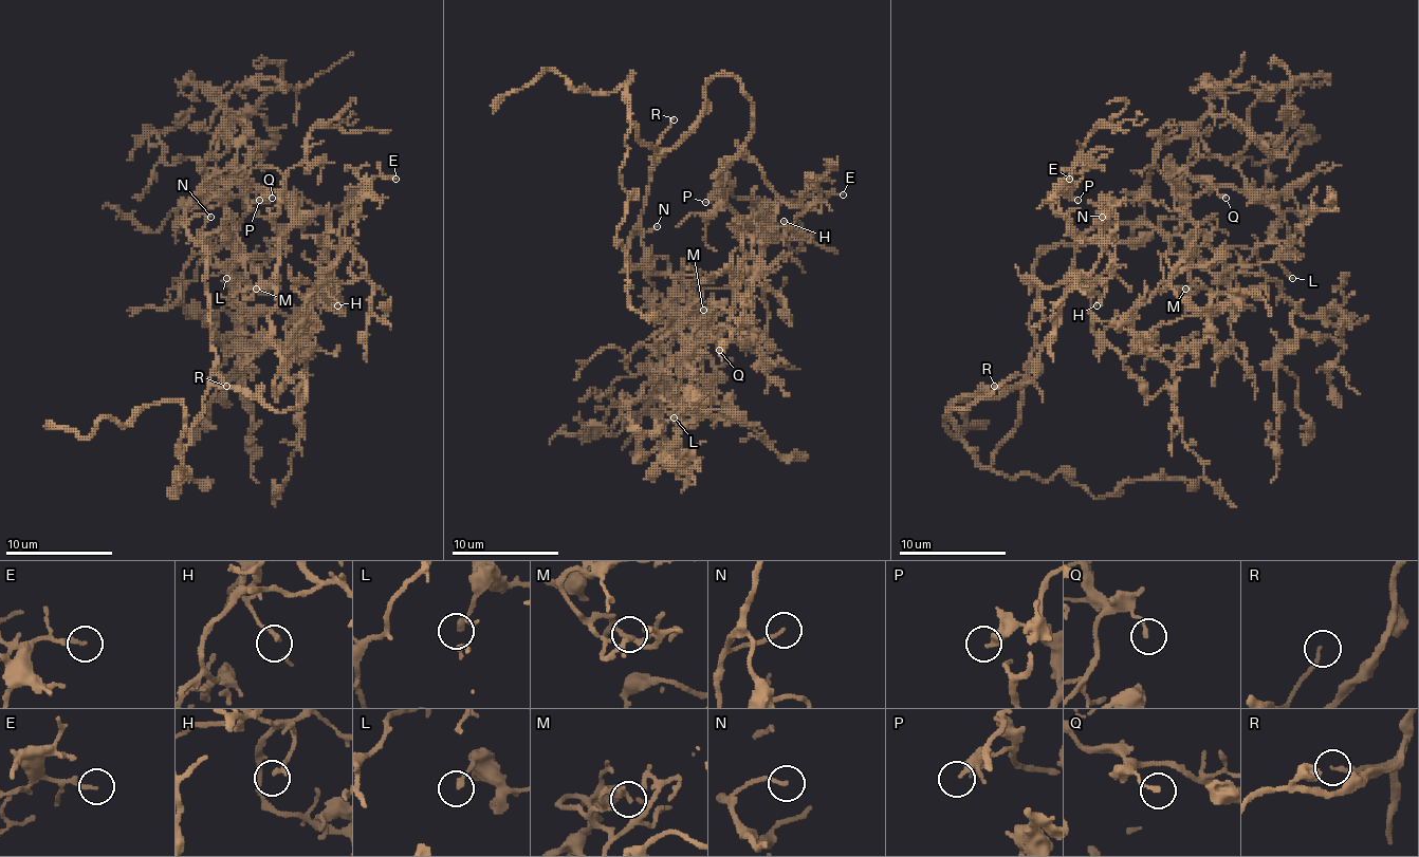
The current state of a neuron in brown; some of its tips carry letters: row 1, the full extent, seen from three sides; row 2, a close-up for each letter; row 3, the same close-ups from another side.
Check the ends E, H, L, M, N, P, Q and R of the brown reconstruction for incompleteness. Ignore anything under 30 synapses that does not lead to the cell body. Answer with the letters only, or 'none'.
H

